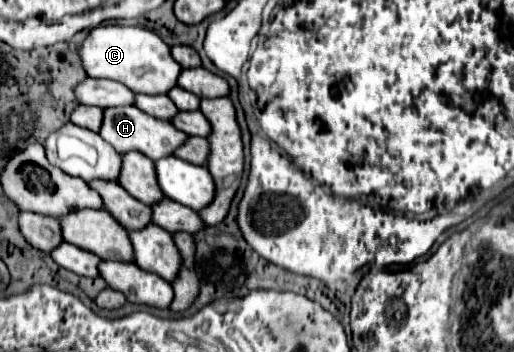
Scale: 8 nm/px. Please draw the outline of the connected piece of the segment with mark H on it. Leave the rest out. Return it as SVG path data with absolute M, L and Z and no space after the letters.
M135 106L105 108L103 110L103 124L101 124L99 136L103 140L107 140L117 152L137 150L137 152L149 156L151 160L157 160L161 156L173 154L173 148L177 148L177 144L181 144L181 140L185 140L185 134L181 130L173 128L171 122L159 120L155 116L149 116L149 114L145 114L143 110L139 110Z

